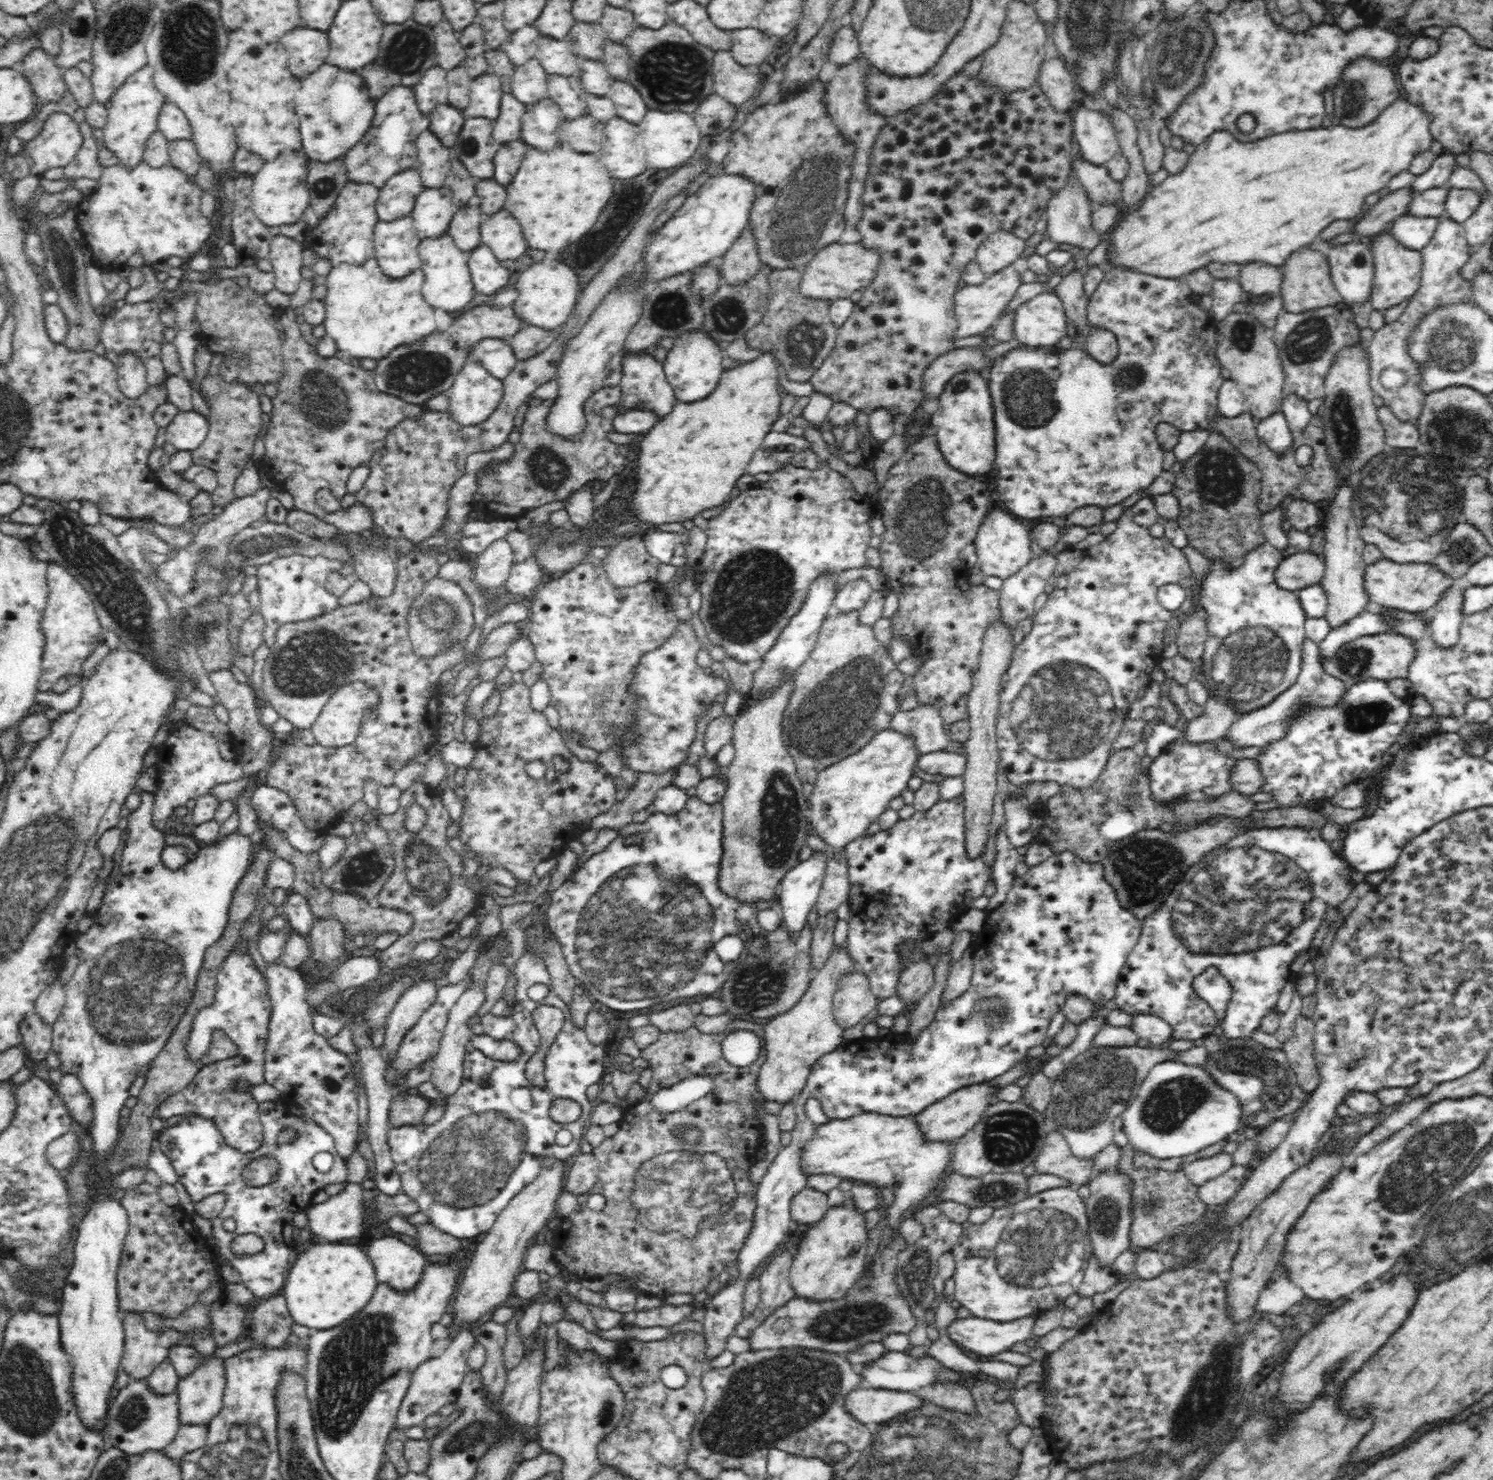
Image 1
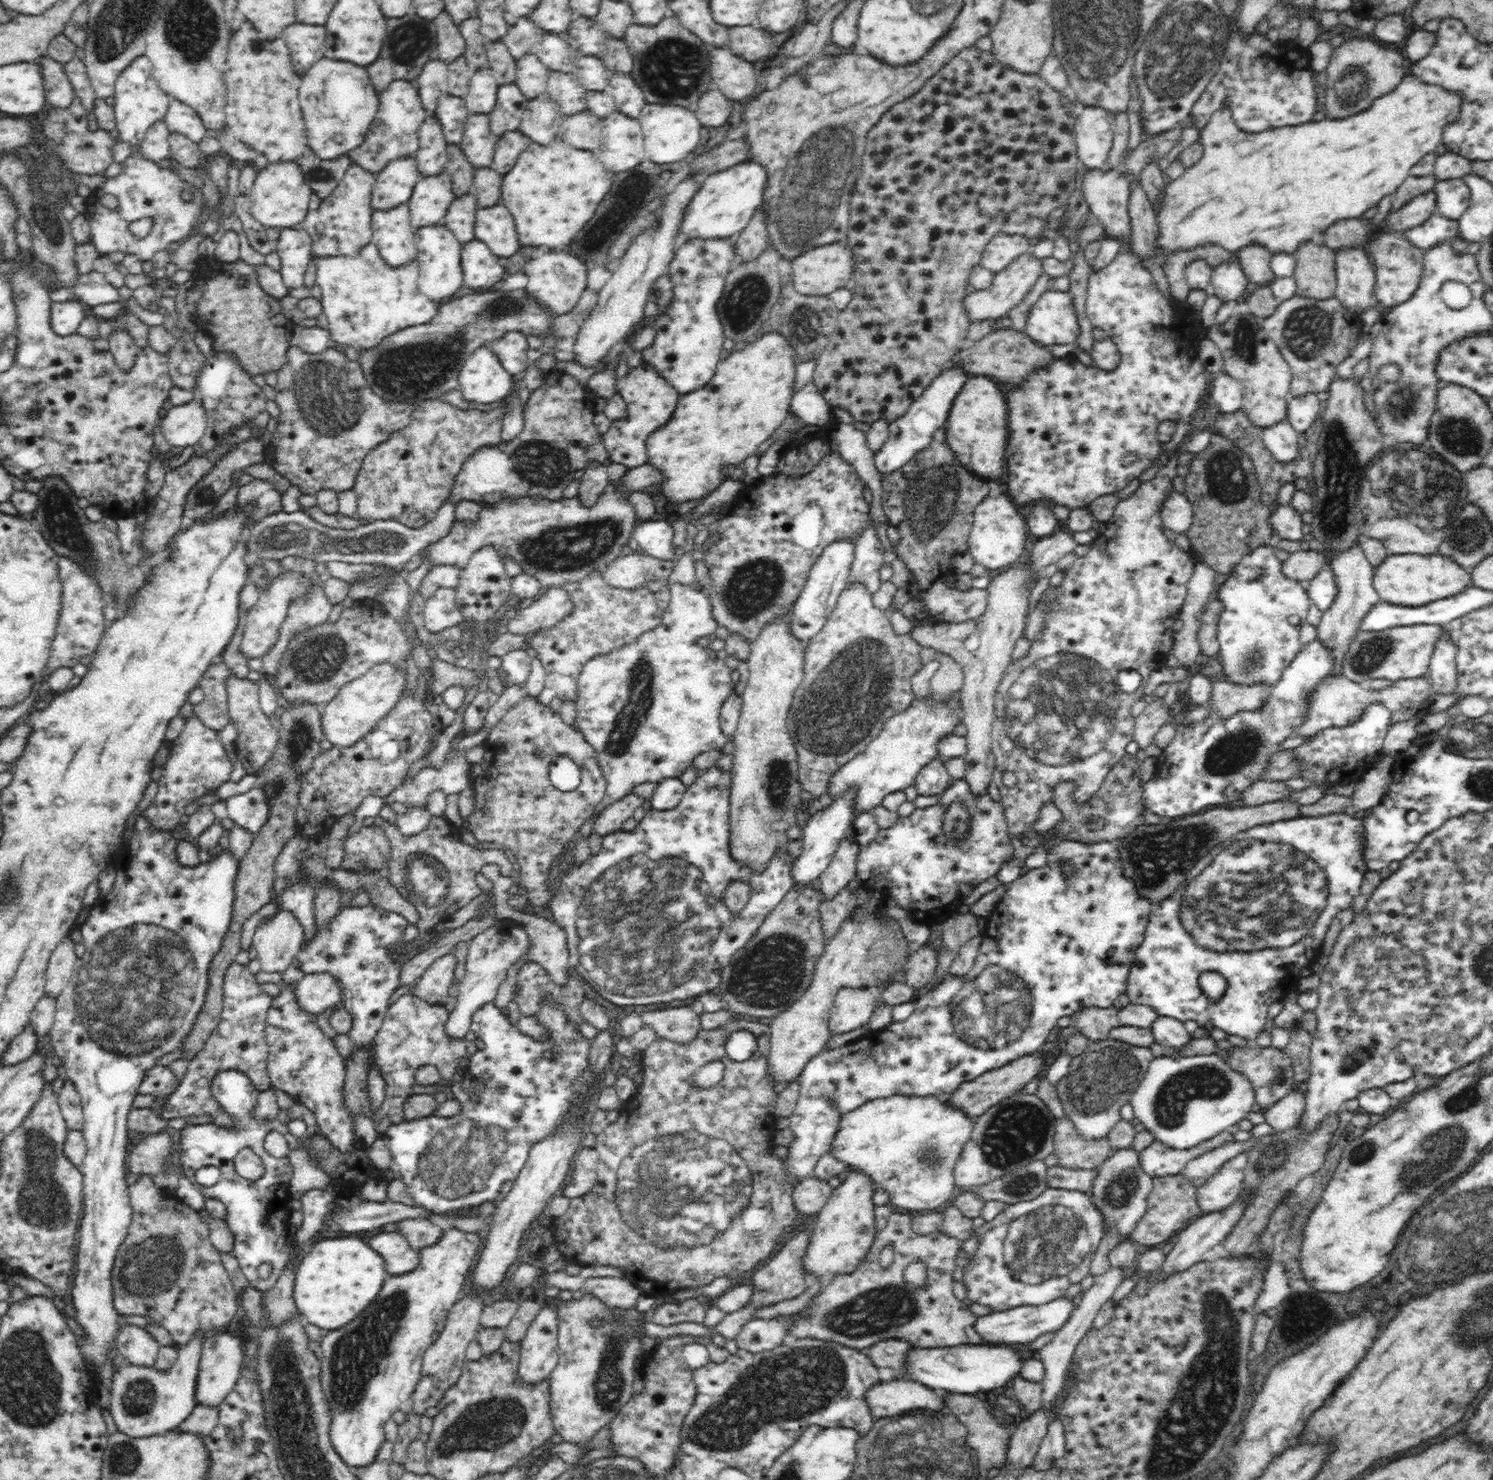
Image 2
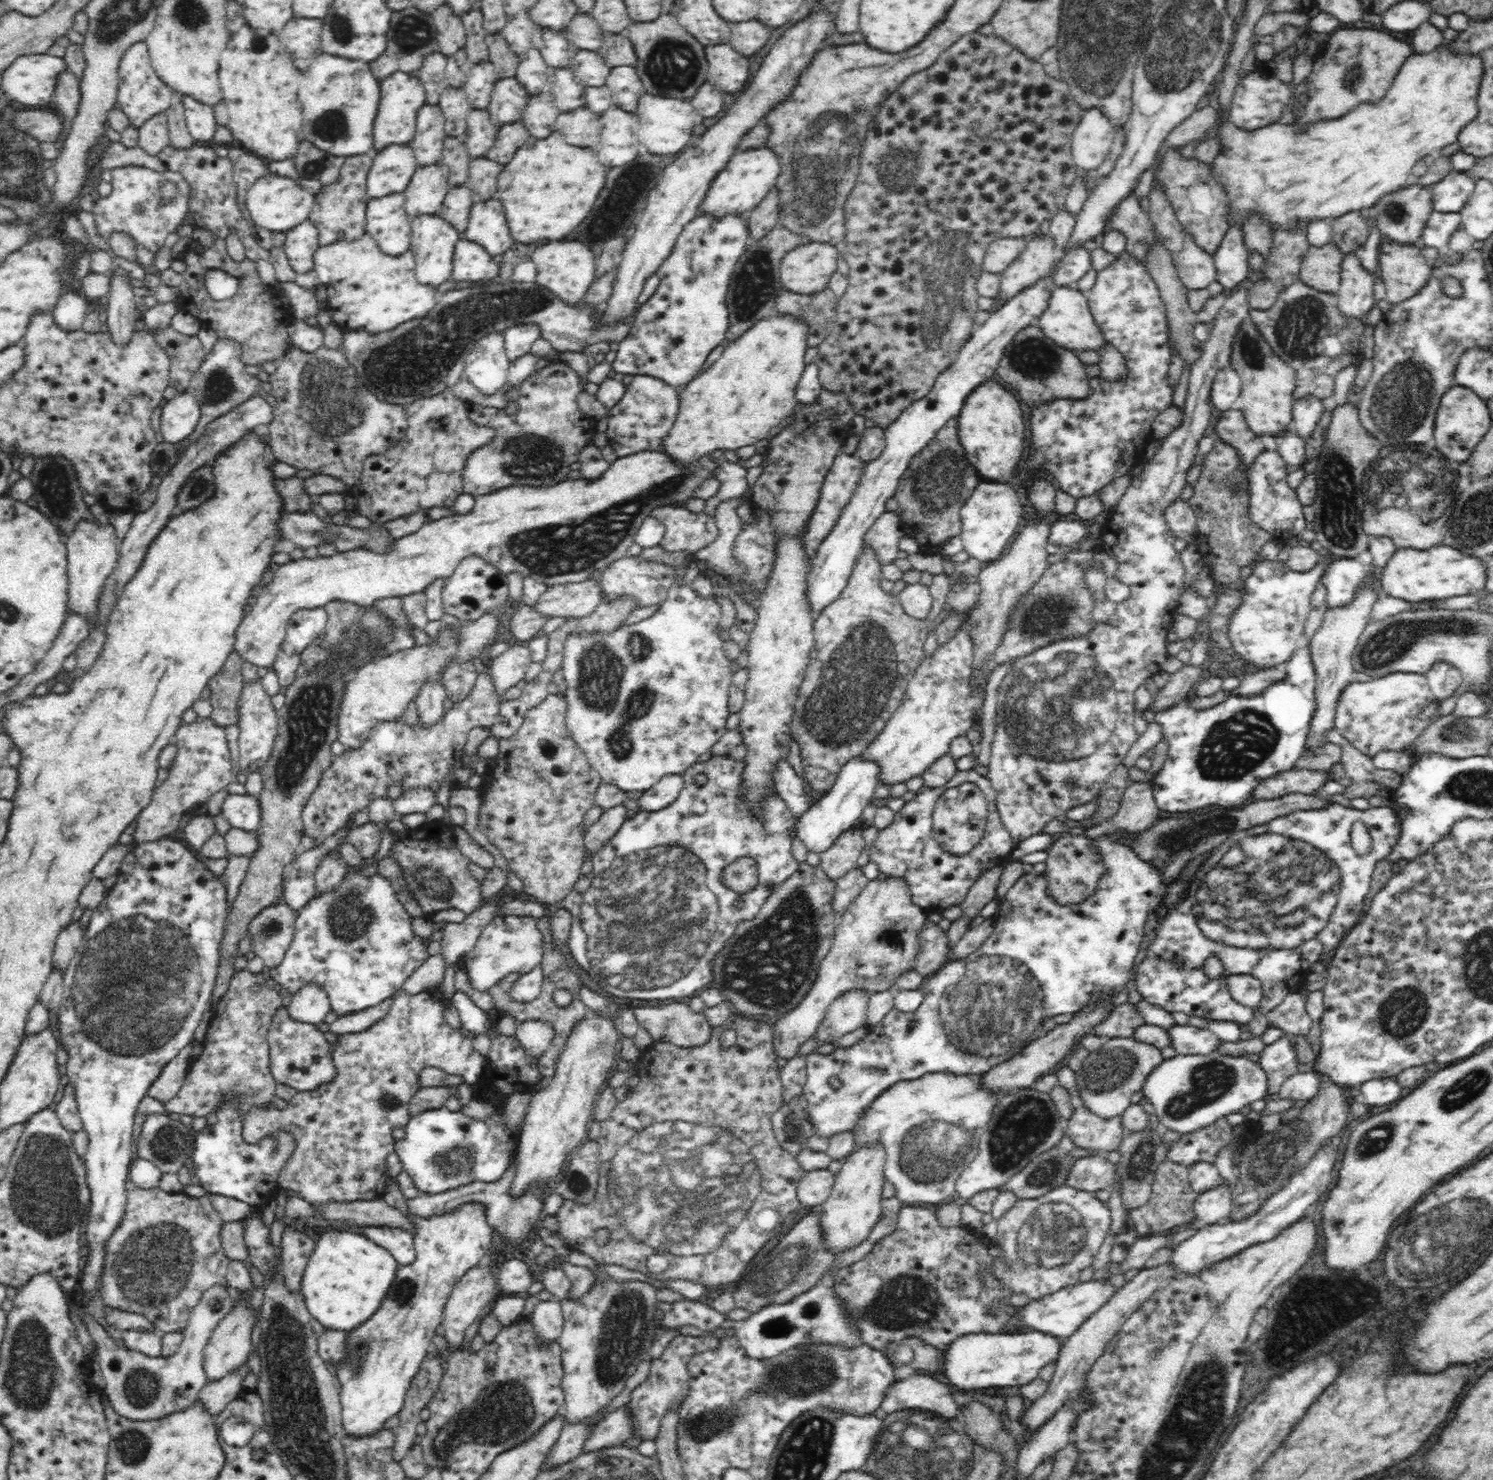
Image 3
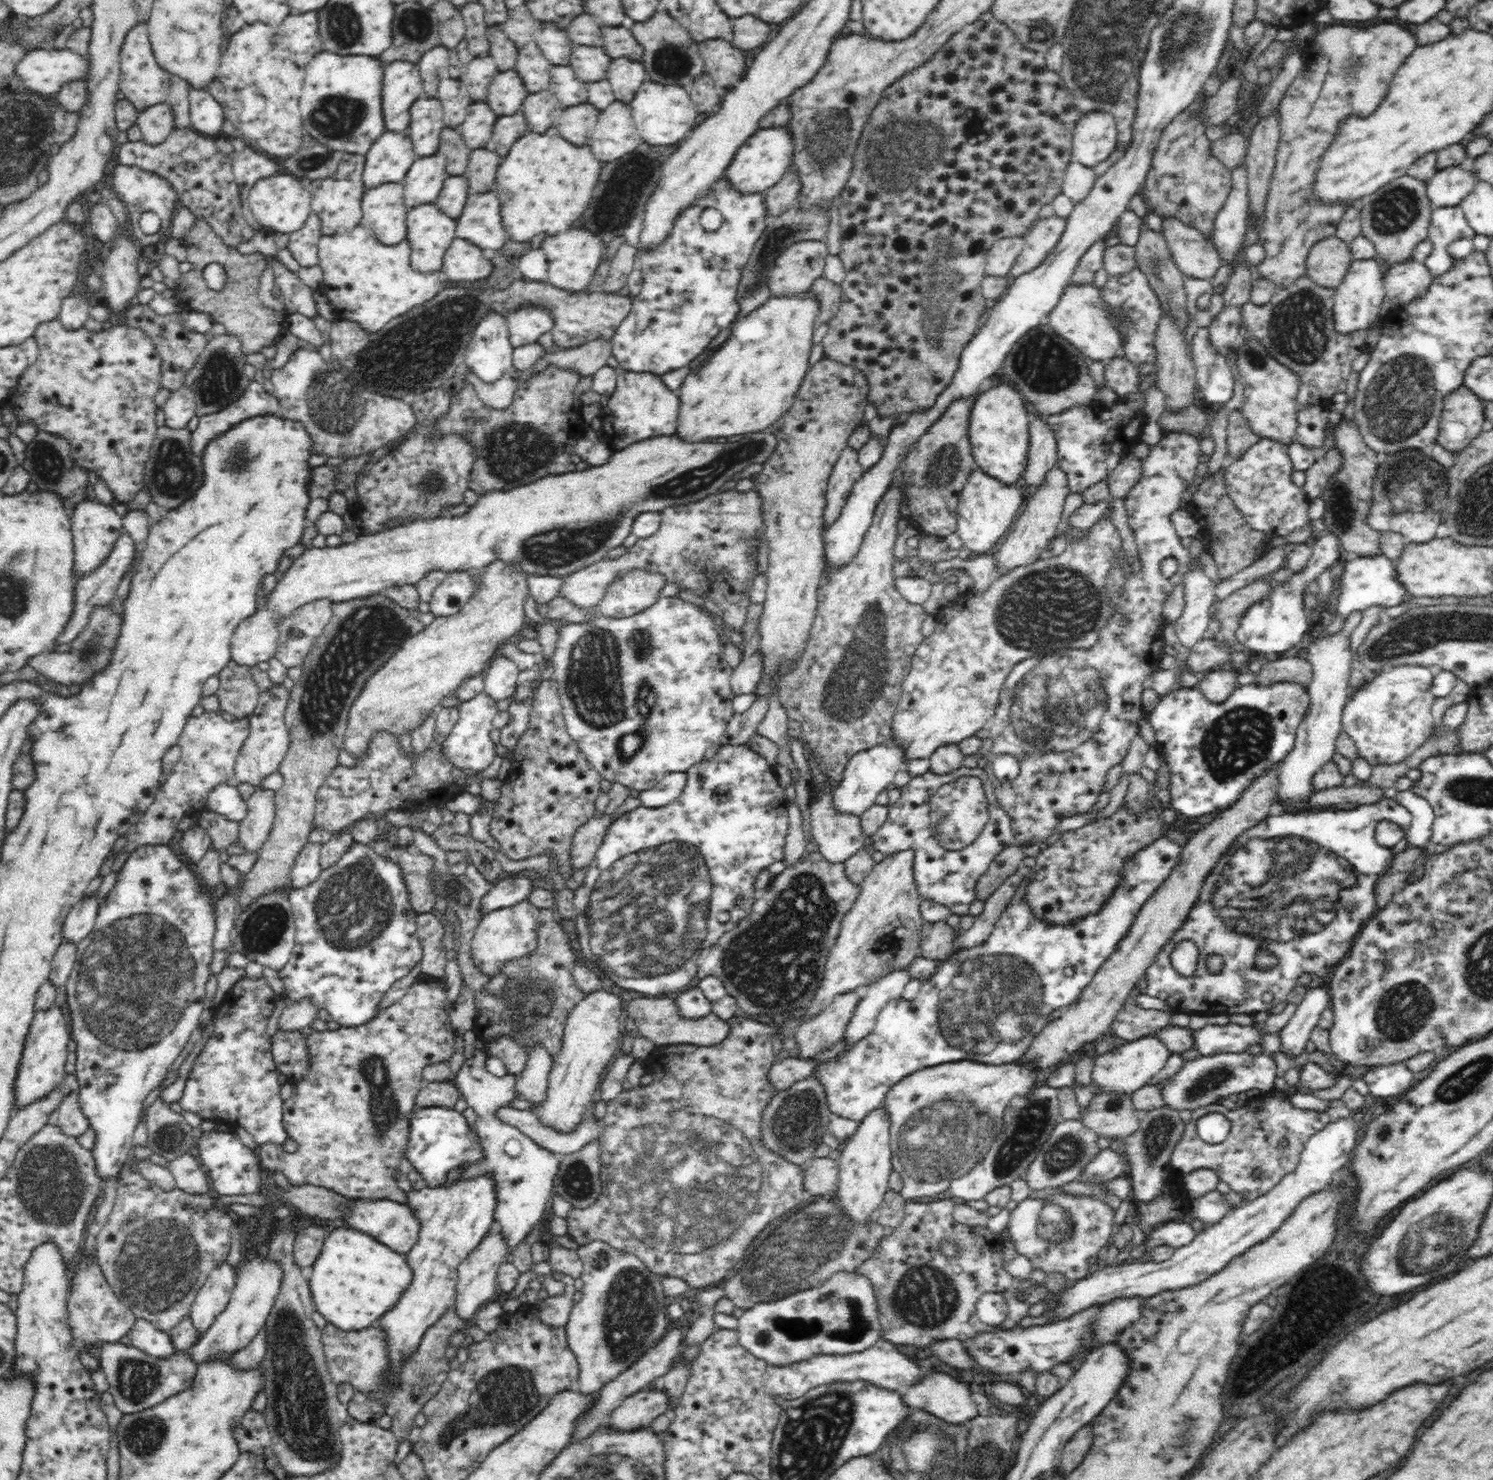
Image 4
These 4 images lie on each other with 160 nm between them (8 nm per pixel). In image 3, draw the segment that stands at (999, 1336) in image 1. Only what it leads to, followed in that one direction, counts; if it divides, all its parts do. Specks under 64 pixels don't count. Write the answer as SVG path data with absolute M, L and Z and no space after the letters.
M1096 1280L1095 1282L1076 1283L1068 1285L1060 1290L1031 1300L1024 1306L1020 1306L1020 1312L1007 1327L1016 1330L1039 1330L1044 1334L1067 1338L1091 1315L1094 1314L1105 1302L1108 1302L1114 1294L1114 1287L1110 1281Z

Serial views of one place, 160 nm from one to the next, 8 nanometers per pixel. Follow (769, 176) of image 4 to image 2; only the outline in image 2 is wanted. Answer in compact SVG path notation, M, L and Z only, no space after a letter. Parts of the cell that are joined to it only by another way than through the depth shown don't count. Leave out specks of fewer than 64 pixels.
M751 160L708 175L702 182L702 188L686 206L677 247L688 239L728 238L740 234L748 226L752 215L761 207L766 176L765 167Z

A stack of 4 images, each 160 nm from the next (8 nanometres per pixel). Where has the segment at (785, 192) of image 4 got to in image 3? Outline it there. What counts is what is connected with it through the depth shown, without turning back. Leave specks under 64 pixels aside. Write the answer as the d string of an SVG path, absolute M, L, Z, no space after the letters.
M776 187L770 189L749 214L750 240L763 239L779 222L781 204L778 200L778 189Z

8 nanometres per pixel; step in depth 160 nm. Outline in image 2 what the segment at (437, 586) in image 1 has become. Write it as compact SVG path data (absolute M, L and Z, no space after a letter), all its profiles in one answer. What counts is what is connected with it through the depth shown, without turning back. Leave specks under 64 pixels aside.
M440 587L431 597L424 600L422 618L426 630L430 631L430 633L437 634L442 629L464 623L466 618L456 606L455 596L455 589Z

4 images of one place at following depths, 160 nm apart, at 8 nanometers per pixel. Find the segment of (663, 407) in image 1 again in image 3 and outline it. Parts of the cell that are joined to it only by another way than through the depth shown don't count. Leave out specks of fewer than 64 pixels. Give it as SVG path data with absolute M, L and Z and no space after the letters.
M634 375L626 385L622 402L608 412L608 441L619 458L640 451L660 451L661 443L672 429L679 412L679 390L662 379Z

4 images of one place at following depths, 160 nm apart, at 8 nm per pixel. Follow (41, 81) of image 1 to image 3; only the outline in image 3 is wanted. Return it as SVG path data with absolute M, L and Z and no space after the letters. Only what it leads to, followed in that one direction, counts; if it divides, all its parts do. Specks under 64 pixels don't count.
M68 71L61 73L57 78L53 94L53 102L56 104L58 113L62 114L67 121L72 120L77 114L80 98L78 79Z

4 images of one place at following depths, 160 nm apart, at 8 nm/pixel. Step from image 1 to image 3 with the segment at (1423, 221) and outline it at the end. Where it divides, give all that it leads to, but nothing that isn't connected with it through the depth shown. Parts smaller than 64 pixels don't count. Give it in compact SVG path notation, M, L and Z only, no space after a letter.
M1432 211L1418 241L1422 247L1430 246L1438 250L1438 258L1429 261L1431 267L1440 266L1442 258L1448 256L1448 240L1461 226L1461 214L1455 212L1439 213Z

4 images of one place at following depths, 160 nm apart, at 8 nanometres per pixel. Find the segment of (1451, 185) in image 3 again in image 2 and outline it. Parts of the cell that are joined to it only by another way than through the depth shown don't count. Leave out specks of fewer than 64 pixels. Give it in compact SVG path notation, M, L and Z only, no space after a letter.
M1461 178L1436 181L1436 214L1458 221L1471 204L1471 193Z

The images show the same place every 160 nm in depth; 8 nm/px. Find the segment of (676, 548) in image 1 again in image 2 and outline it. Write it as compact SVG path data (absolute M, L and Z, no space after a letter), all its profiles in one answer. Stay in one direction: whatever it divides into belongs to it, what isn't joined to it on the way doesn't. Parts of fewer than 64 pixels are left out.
M644 520L637 525L633 538L642 552L660 560L676 562L680 558L680 555L676 555L676 547L673 545L674 530L668 520Z

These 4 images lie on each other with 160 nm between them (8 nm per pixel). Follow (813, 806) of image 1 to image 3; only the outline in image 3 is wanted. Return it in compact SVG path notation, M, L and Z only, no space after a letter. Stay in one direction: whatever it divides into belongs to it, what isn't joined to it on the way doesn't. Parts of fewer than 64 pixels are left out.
M962 628L948 644L938 646L931 657L925 657L916 667L900 708L892 713L869 748L860 754L862 759L876 763L880 769L879 784L890 788L920 776L935 760L948 754L954 738L965 736L966 730L975 726L984 694L970 688L972 641L972 633L968 636L968 630Z

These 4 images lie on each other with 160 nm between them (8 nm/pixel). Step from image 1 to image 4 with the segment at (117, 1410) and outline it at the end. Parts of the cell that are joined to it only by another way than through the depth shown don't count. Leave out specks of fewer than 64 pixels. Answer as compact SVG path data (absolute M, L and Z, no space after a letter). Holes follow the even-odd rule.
M224 1262L210 1273L198 1291L189 1314L190 1321L196 1329L196 1336L194 1336L196 1342L192 1342L192 1345L195 1345L201 1336L206 1334L216 1316L226 1308L231 1290L236 1284L236 1277L237 1271ZM110 1342L98 1351L99 1369L105 1374L113 1402L123 1415L135 1415L158 1403L178 1395L191 1387L198 1365L191 1361L187 1351L176 1351L169 1358L158 1359L143 1353L132 1345Z

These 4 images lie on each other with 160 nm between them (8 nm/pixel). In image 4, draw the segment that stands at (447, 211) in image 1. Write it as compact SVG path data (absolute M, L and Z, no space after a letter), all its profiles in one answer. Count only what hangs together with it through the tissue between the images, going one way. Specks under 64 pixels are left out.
M443 154L416 158L403 180L404 203L411 209L423 203L435 204L447 179Z

